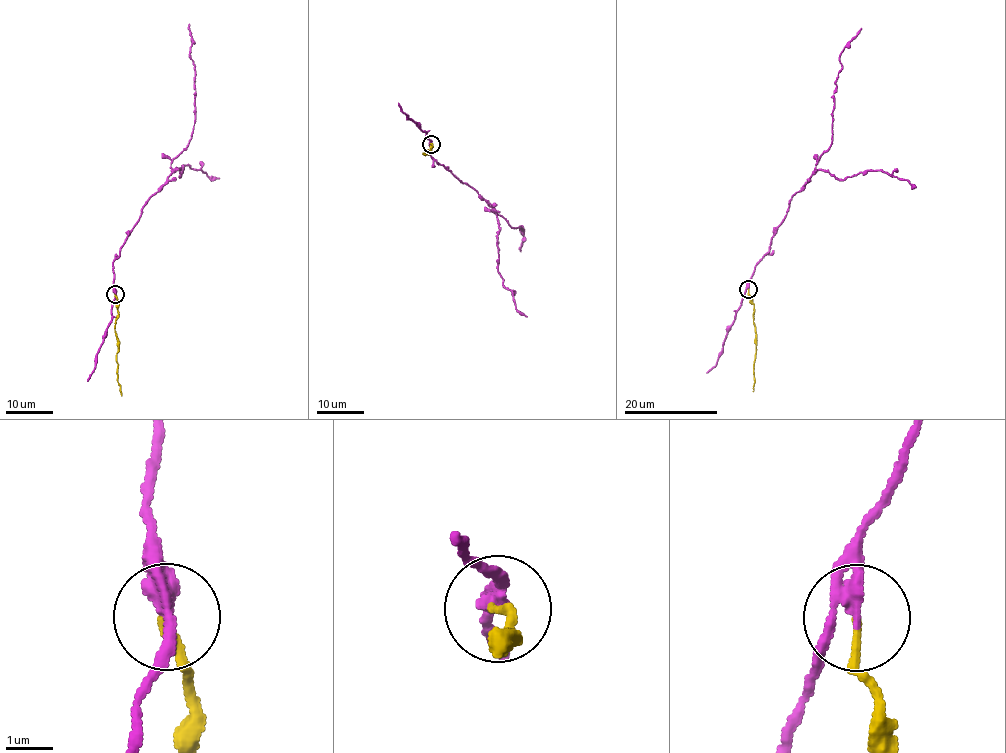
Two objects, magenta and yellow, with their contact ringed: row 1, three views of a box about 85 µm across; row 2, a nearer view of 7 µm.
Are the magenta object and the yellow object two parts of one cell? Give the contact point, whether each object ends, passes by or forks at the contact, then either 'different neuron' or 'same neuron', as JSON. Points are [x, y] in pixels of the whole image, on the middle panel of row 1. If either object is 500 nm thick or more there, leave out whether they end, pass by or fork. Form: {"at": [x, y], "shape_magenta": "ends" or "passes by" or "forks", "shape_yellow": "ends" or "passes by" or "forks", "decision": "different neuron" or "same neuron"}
{"at": [431, 144], "shape_magenta": "passes by", "shape_yellow": "ends", "decision": "different neuron"}

